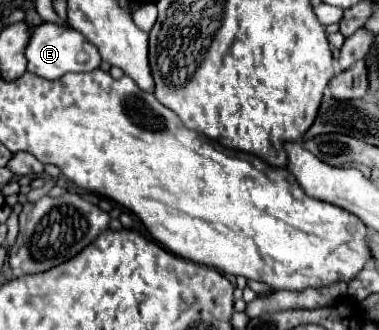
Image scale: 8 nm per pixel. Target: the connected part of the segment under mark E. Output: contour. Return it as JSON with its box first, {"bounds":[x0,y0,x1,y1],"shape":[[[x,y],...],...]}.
{"bounds":[26,23,102,79],"shape":[[[44,23],[32,31],[30,43],[26,47],[26,59],[28,59],[28,71],[44,79],[58,79],[70,71],[74,73],[94,71],[100,67],[102,61],[98,49],[82,33],[78,33],[68,25],[64,27],[58,23]]]}

